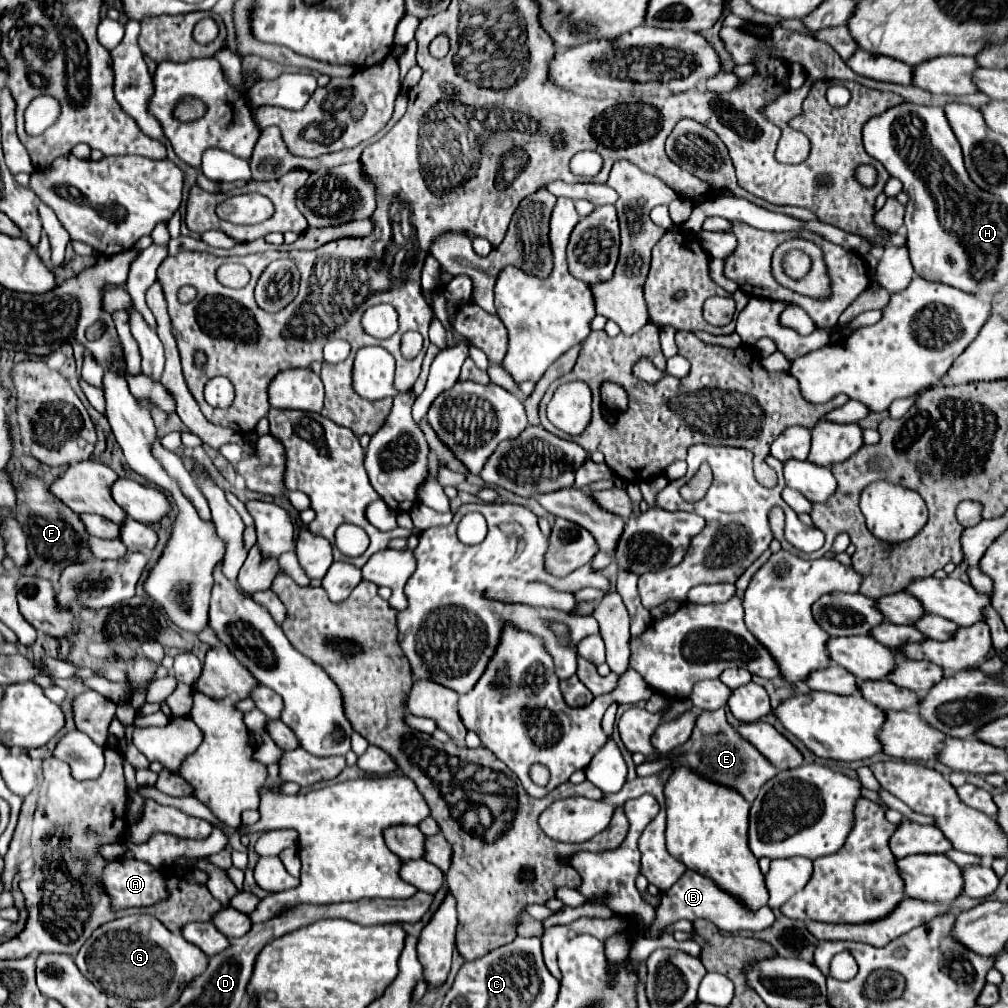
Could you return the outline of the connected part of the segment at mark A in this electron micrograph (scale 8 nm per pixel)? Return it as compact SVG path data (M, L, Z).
M115 859L109 861L103 869L101 883L105 887L105 893L111 899L111 909L129 909L129 907L151 907L163 899L167 899L167 881L161 871L153 869L149 863L135 861L135 859Z

